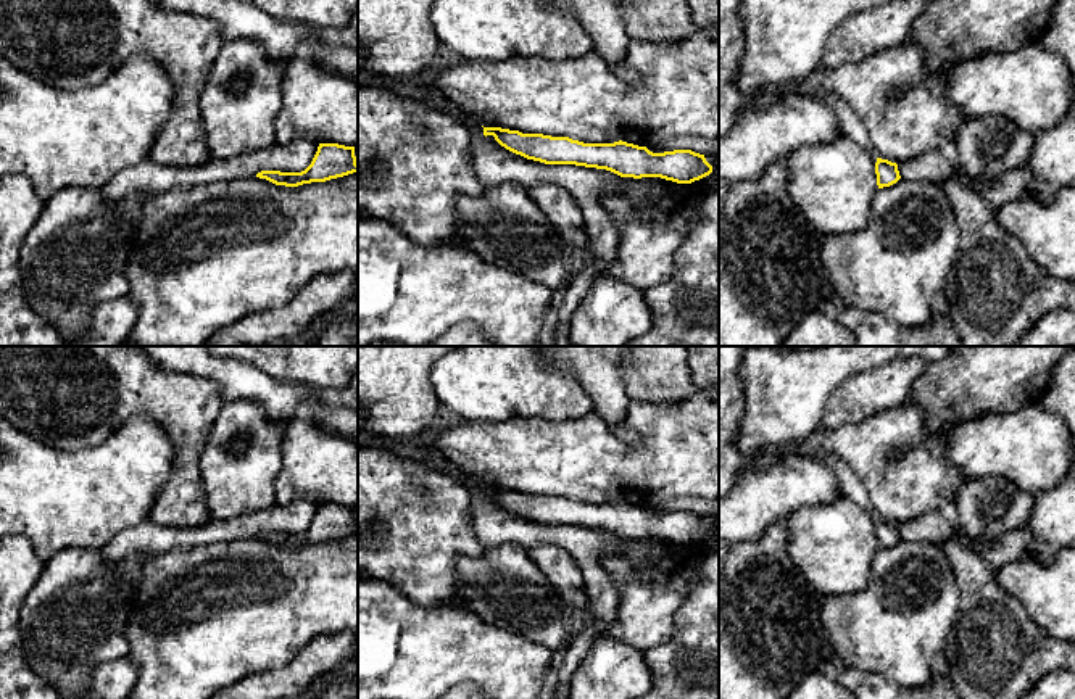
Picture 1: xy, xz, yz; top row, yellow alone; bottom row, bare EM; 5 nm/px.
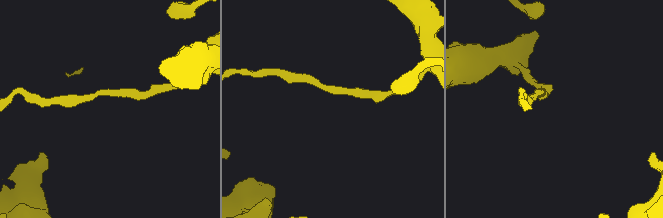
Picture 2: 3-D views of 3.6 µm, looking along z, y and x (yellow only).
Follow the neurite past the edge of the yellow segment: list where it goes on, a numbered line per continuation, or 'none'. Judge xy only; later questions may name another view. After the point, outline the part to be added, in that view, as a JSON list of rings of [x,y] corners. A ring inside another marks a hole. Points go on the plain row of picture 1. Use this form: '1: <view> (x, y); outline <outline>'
none

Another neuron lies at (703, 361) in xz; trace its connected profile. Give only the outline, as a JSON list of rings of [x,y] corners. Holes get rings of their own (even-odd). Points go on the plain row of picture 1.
[[[687,346],[688,369],[696,388],[719,382],[719,346]]]

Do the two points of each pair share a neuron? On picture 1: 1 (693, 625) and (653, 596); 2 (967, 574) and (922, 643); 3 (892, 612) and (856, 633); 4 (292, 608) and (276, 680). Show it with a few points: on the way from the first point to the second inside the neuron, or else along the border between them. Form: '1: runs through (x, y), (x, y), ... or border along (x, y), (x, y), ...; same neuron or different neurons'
1: border along (697, 580), (676, 614), (676, 632), (658, 646); different neurons
2: border along (943, 553), (961, 595), (954, 625); different neurons
3: runs through (884, 620), (874, 630), (864, 632); same neuron
4: border along (308, 645), (282, 665), (253, 672), (242, 678); different neurons

